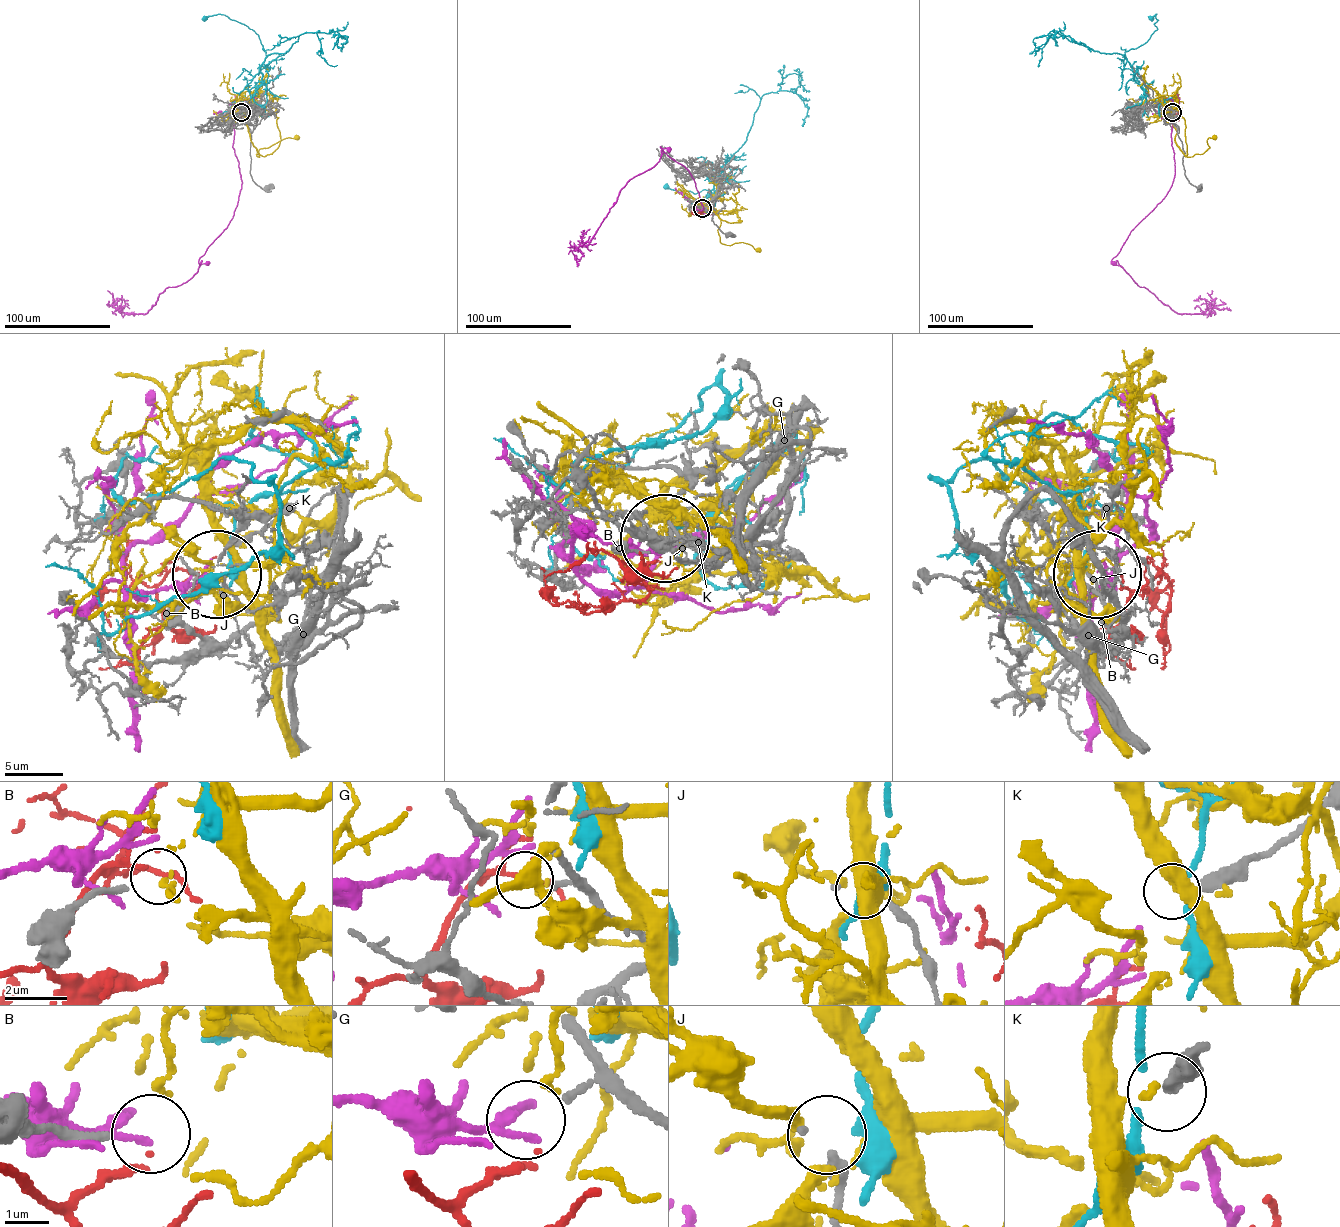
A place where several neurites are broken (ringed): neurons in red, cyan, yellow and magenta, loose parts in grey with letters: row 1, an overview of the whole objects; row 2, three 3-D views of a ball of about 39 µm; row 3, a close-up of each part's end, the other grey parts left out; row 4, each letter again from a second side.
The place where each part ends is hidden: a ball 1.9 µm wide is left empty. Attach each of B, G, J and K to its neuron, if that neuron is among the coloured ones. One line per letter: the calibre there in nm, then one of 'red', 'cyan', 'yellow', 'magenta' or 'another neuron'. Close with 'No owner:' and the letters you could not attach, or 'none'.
B: 200 nm thick; another neuron
G: 110 nm thick; red
J: 320 nm thick; yellow
K: 400 nm thick; another neuron
No owner: B, K

